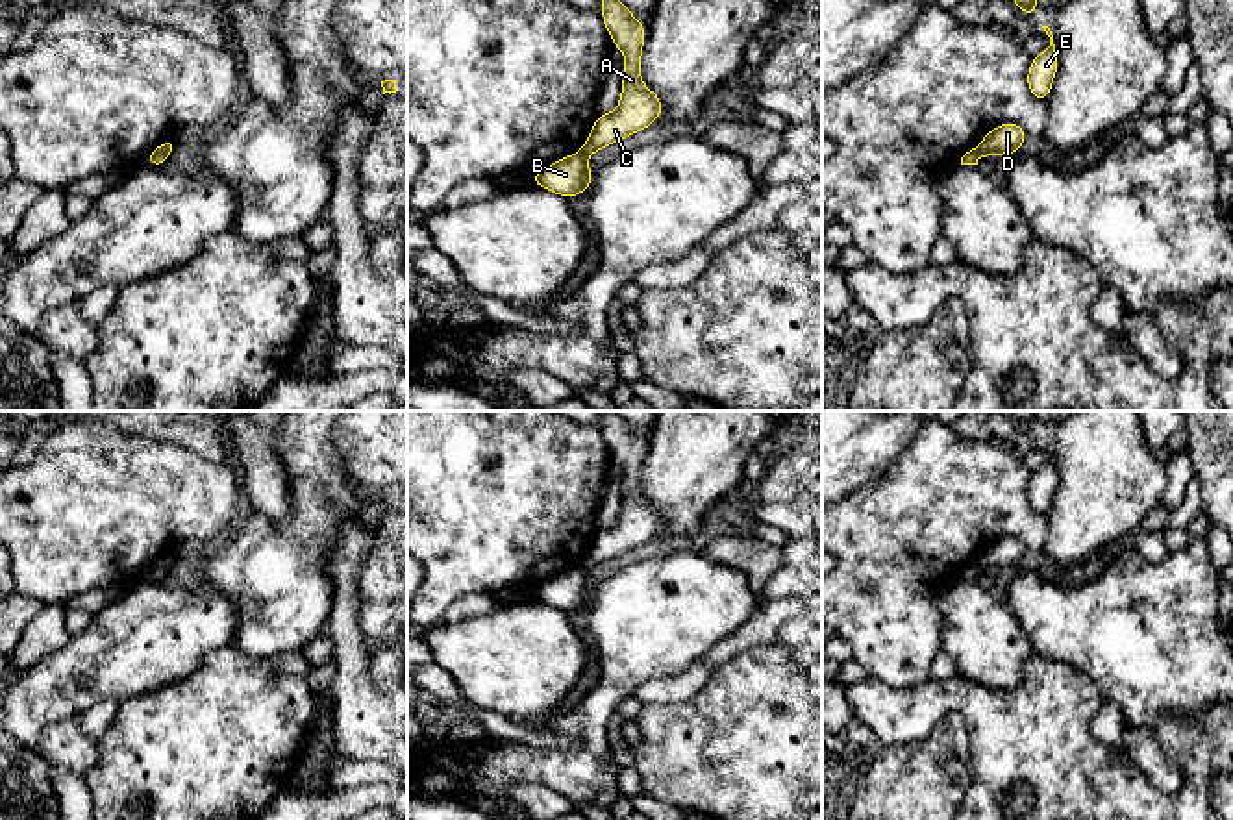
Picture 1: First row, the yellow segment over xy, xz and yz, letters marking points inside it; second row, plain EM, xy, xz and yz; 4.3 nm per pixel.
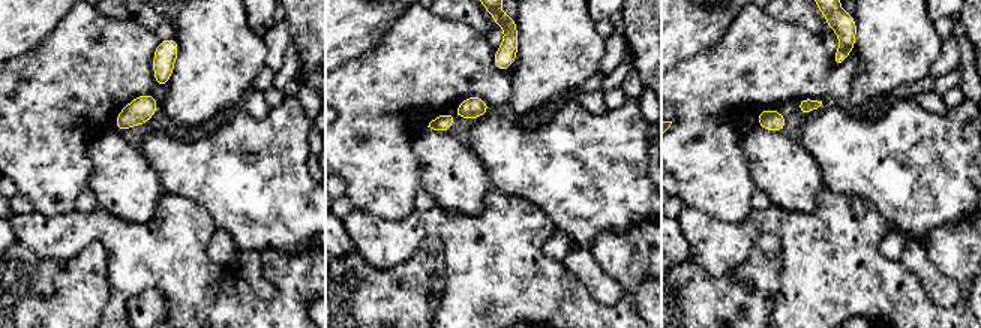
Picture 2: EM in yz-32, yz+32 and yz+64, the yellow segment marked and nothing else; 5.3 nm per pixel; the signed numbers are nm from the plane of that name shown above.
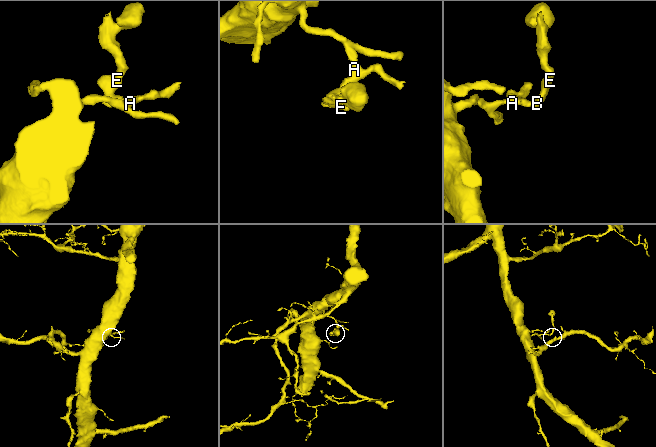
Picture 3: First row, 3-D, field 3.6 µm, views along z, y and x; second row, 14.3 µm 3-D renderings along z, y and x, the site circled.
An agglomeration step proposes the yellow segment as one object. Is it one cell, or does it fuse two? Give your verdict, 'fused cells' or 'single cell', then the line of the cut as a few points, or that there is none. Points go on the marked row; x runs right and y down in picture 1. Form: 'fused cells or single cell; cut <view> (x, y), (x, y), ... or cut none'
fused cells; cut yz (976, 147), (982, 156)

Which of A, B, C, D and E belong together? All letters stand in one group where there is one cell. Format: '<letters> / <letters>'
A C / B D E

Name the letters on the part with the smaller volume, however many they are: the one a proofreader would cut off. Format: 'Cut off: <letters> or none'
Cut off: B, D, E

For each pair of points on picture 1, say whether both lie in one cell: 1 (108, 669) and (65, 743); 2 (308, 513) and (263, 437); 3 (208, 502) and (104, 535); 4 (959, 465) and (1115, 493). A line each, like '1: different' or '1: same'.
1: different
2: different
3: same
4: different

